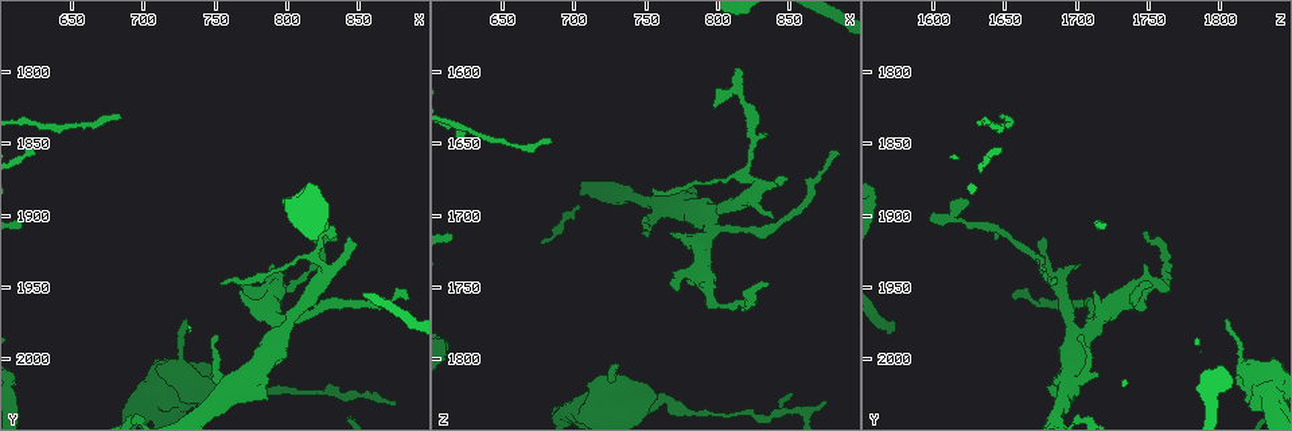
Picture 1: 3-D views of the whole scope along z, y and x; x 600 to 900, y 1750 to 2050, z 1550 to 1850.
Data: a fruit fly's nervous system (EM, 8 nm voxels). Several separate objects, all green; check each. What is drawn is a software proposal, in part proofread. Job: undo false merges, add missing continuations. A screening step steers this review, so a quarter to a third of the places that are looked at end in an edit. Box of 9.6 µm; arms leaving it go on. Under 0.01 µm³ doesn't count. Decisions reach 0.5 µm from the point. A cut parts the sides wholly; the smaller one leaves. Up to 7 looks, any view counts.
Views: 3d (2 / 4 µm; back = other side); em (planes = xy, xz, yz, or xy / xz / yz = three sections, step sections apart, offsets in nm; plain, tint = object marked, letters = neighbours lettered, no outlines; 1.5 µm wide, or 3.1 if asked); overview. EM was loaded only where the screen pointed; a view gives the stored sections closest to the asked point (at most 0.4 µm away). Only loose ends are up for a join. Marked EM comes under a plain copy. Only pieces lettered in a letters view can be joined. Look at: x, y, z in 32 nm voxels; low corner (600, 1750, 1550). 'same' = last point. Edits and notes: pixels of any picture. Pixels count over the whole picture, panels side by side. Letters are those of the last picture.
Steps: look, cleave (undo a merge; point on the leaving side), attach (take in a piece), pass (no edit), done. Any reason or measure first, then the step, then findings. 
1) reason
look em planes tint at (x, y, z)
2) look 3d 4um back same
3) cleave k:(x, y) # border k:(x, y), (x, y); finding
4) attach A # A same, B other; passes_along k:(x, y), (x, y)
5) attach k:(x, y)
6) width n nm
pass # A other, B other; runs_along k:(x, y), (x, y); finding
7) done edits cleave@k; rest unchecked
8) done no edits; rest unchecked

abrupt turn
look em planes tint at (858, 2024, 1834)

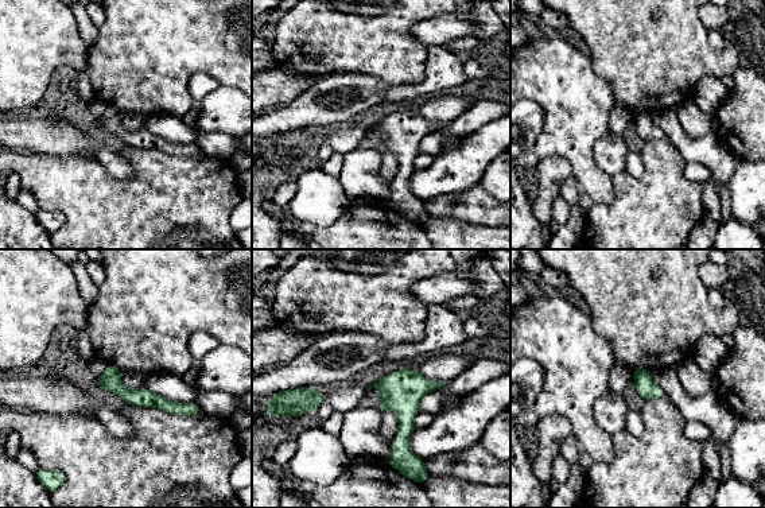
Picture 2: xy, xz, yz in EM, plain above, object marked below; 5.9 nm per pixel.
look em planes letters same

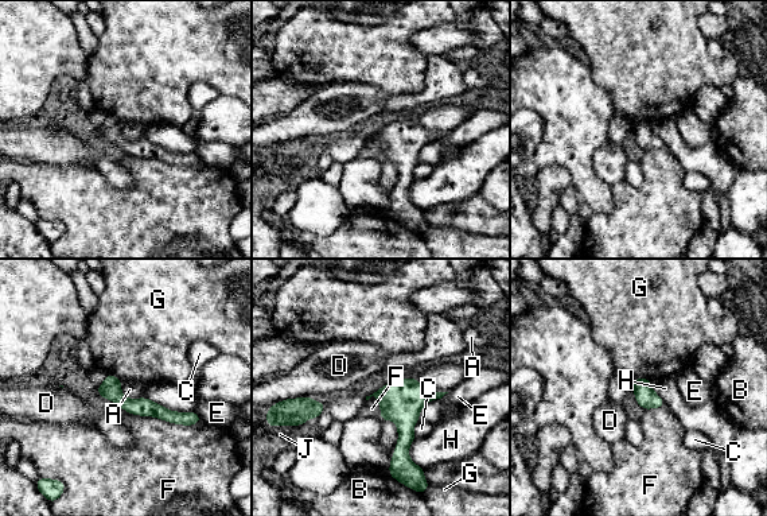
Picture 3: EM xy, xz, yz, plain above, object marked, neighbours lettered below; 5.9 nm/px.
width 120 nm
pass # A other, B other, C other, D other, E other, F other, G other, H other, J other; runs_along 3:(101, 390), (131, 406), (195, 419); one cell here

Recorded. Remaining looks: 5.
look 3d 4um at (754, 1948, 1684)

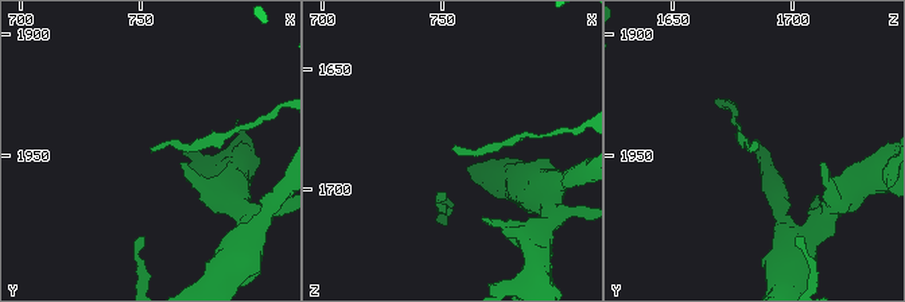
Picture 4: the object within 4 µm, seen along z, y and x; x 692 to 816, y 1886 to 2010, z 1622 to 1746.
now the EM
look em planes tint at (755, 1947, 1685)

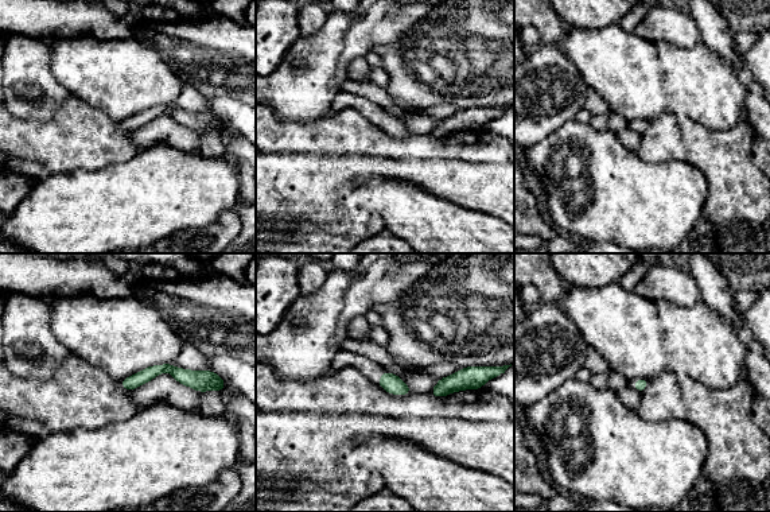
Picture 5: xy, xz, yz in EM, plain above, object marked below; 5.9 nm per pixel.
what lies round it
look em planes letters same

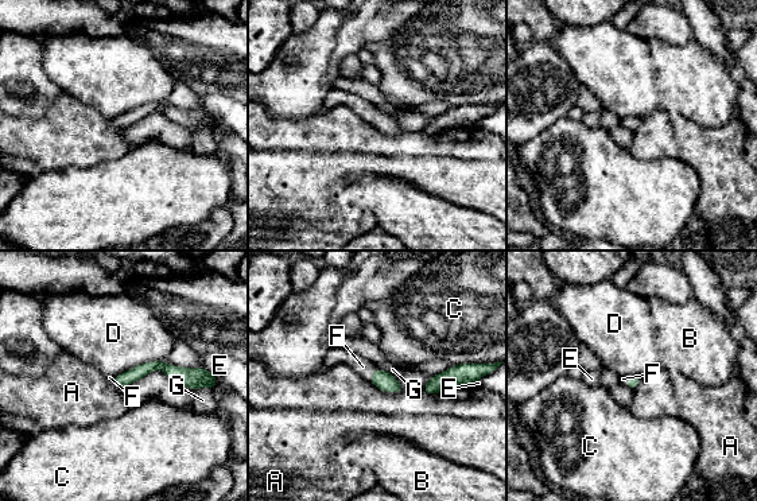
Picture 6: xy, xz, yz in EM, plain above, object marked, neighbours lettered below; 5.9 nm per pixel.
attach F # A other, B other, C other, D other, E other, F same, G other; passes_along 6:(385, 381), (373, 375), (363, 366); it goes on there

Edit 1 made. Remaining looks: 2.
look overview

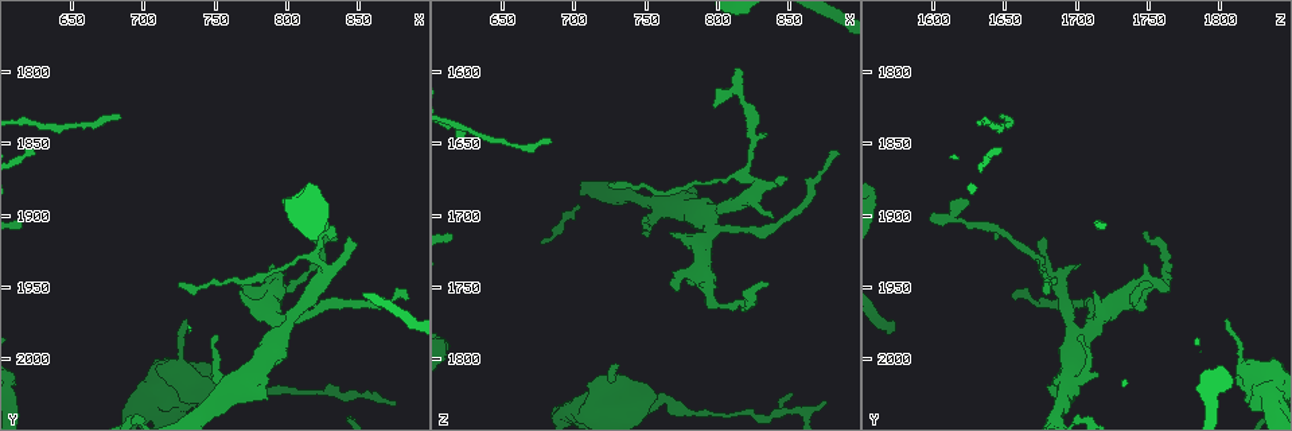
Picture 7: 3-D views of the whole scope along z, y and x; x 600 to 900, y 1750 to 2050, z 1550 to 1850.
thick turns thin
look em xz step 4 letters at (796, 1950, 1760)

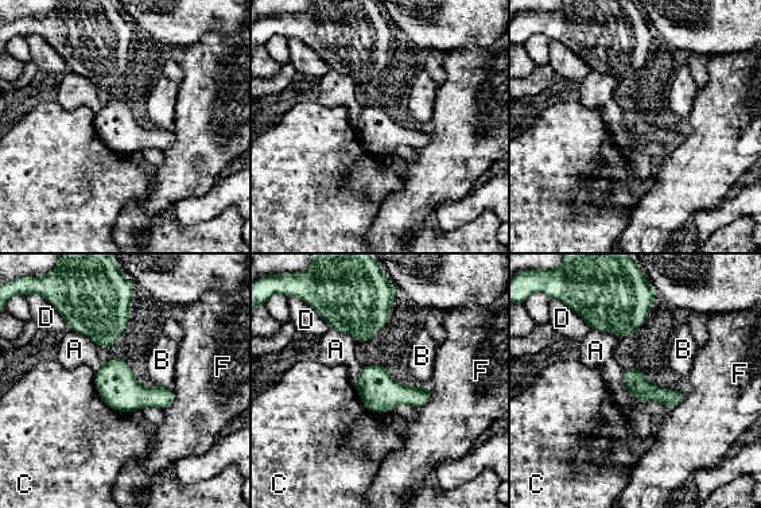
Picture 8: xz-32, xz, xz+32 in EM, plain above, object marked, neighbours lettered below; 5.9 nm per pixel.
pass # A other, B other, C other, D other, F other; runs_along 8:(625, 375), (644, 391), (680, 395); all the same cell

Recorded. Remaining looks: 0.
done edits attach@6; rest unchecked

